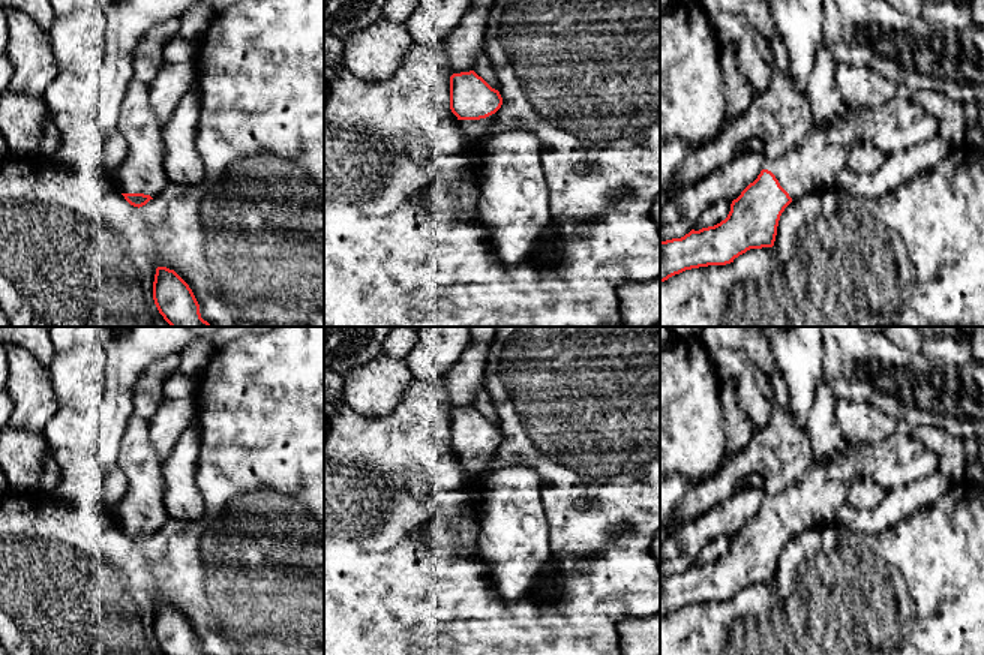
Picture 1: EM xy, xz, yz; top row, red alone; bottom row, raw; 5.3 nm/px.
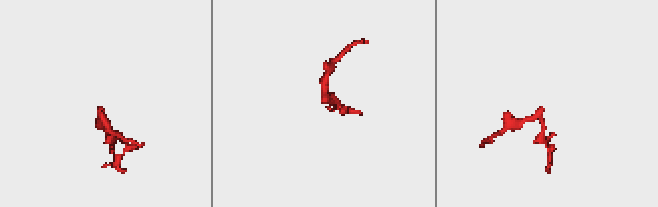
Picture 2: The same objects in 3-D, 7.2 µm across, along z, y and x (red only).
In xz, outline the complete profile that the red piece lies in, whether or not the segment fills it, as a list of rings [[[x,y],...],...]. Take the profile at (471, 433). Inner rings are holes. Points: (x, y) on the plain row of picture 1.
[[[474,406],[453,409],[450,412],[450,445],[458,453],[462,466],[477,480],[483,481],[486,472],[494,463],[494,456],[489,453],[495,450],[502,441],[502,433],[498,426],[492,424]]]

